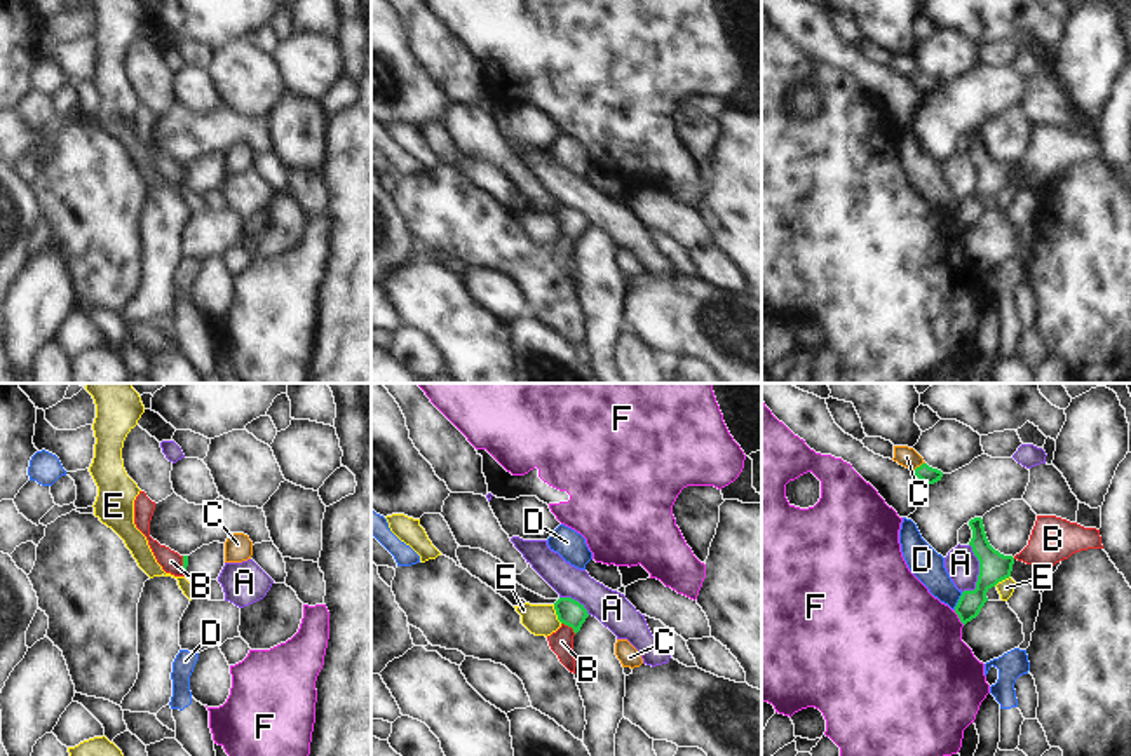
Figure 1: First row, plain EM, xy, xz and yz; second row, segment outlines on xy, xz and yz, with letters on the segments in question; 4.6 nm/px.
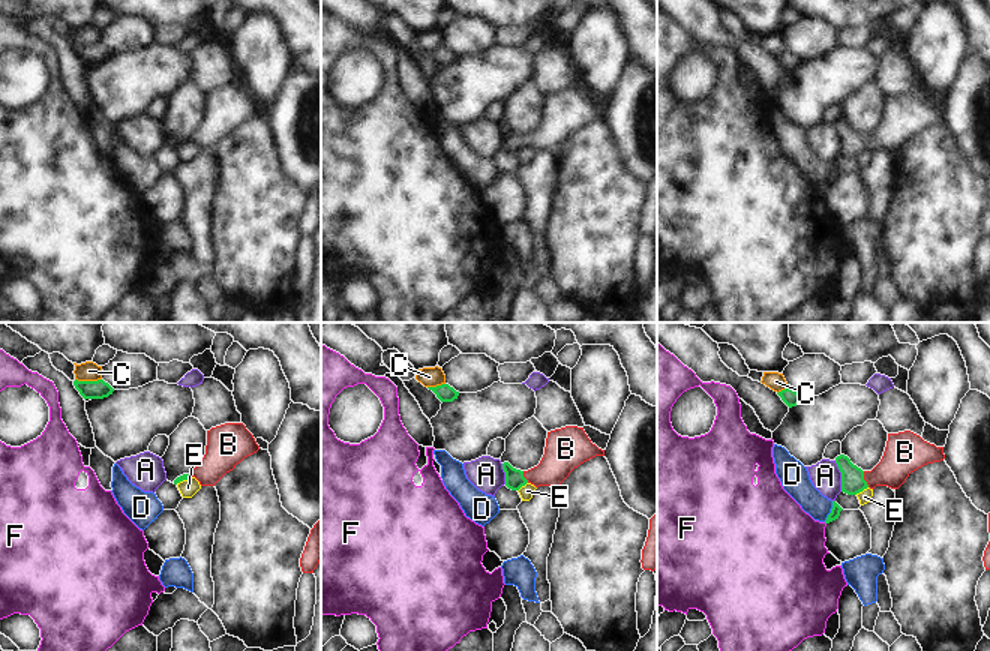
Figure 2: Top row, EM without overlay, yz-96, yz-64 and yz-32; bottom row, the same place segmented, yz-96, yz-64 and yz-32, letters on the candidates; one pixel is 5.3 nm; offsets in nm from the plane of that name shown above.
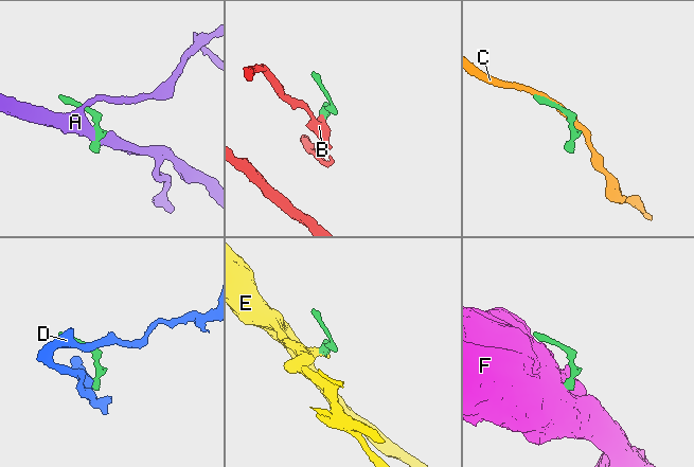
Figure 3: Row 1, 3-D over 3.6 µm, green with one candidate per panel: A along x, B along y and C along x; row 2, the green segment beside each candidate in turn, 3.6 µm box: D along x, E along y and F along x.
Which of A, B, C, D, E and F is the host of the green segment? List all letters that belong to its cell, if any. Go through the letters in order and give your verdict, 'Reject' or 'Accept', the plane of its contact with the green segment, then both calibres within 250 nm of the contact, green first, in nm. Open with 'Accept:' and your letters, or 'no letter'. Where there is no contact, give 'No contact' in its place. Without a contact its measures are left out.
Accept: B
A: Reject. Touches green in yz. Thickness 140 nm (green) against 150 nm
B: Accept. Touches green in xz. Thickness 120 nm (green) against 110 nm
C: Reject. Touches green in yz. Thickness 80 nm (green) against 90 nm
D: Reject. Touches green in yz. Thickness 140 nm (green) against 150 nm
E: Reject. Touches green in xz. Thickness 120 nm (green) against 140 nm
F: Reject. Touches green in yz. Thickness 120 nm (green) against 460 nm

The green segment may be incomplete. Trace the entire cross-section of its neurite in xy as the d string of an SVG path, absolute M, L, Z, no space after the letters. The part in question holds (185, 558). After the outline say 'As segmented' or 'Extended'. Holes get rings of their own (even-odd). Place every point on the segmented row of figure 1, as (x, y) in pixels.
M145 491L134 500L134 524L146 537L148 545L166 573L174 577L185 577L188 566L188 556L179 556L166 545L160 545L150 537L150 521L155 510L155 502L152 502Z. Extended

